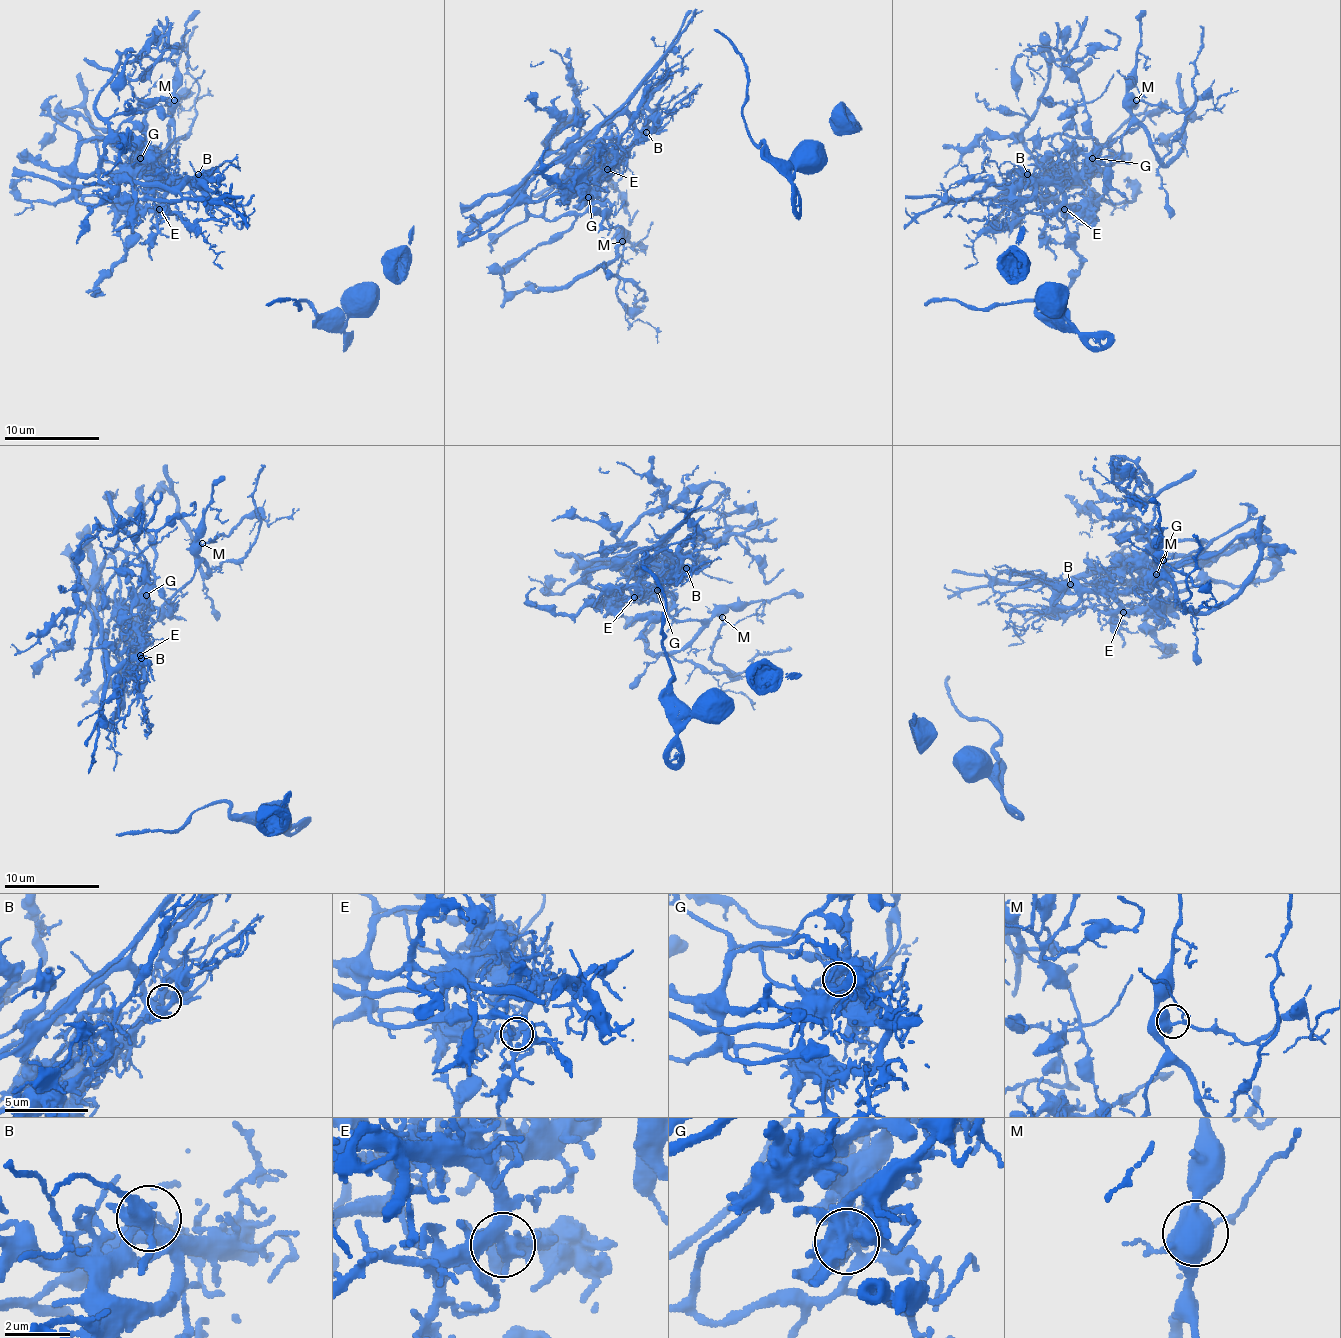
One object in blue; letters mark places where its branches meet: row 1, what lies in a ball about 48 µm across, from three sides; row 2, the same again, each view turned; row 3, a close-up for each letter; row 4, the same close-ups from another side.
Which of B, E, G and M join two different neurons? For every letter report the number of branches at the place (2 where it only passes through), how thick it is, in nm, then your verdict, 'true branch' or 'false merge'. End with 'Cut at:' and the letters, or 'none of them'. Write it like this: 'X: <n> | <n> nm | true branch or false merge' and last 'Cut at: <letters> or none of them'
B: 3 | 360 nm | true branch
E: 5 | 400 nm | false merge
G: 4 | 600 nm | false merge
M: 4 | 400 nm | true branch
Cut at: E, G

